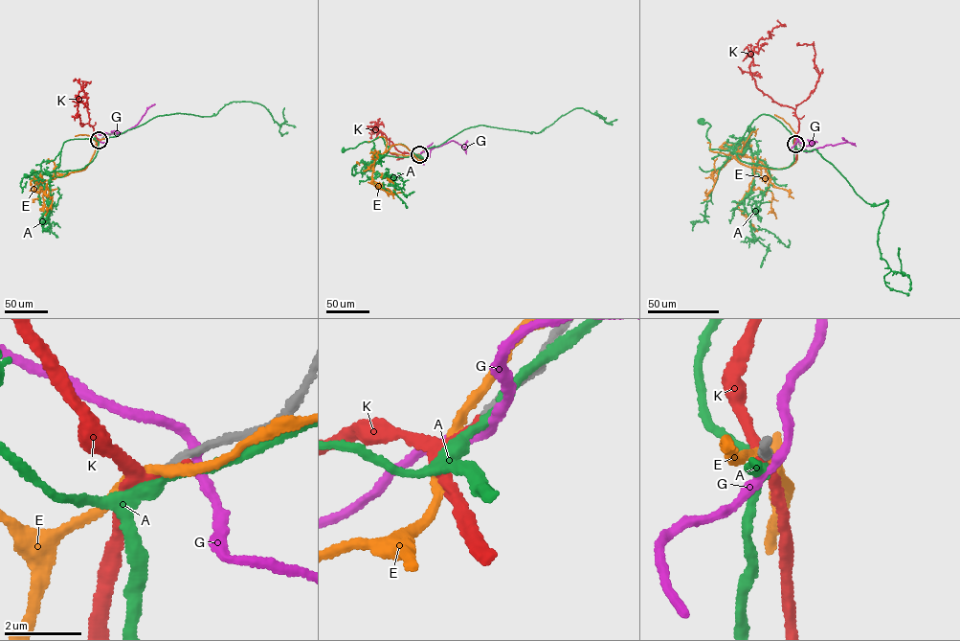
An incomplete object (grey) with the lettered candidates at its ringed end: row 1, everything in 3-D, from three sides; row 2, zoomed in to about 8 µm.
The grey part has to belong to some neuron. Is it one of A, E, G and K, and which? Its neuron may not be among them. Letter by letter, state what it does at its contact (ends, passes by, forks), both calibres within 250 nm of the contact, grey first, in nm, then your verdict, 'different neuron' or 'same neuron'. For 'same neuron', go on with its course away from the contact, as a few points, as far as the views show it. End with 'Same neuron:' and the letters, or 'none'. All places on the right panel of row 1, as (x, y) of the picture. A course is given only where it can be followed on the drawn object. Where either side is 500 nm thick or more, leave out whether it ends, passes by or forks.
A: it passes by; calibres 200 and 300 nm; different neuron
E: it passes by; calibres 190 and 220 nm; different neuron
G: it passes by; calibres 260 and 240 nm; different neuron
K: it ends; calibres 200 and 150 nm; different neuron
Same neuron: none

